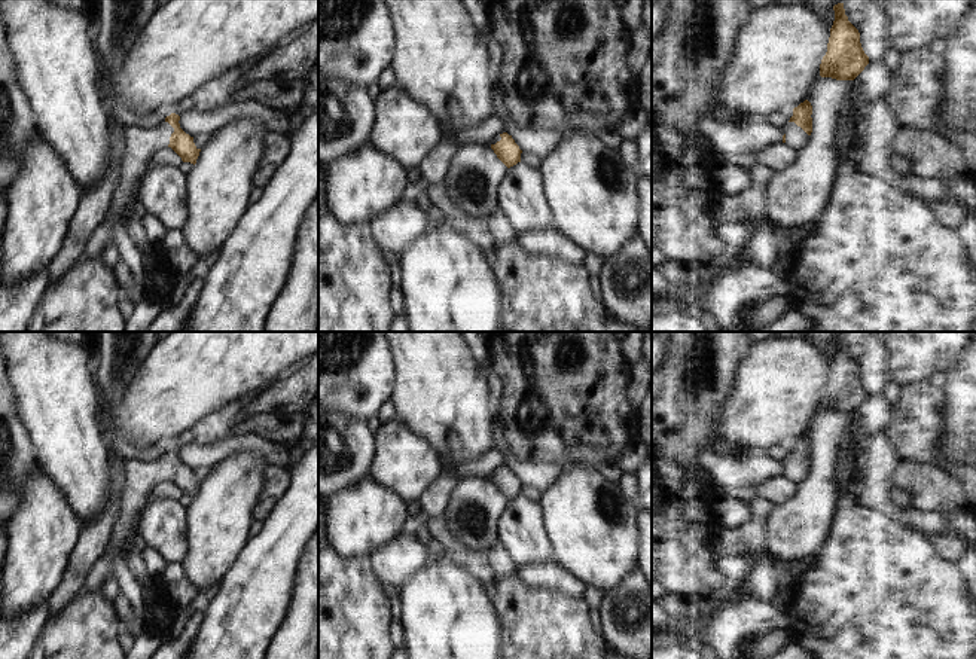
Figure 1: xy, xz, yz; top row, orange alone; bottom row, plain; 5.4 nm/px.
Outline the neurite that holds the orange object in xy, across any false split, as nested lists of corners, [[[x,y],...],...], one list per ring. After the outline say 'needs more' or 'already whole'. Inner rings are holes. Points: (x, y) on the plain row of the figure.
[[[171,446],[149,464],[123,461],[125,486],[121,495],[119,518],[104,555],[89,568],[77,595],[100,592],[103,582],[113,576],[112,555],[115,552],[125,555],[125,550],[131,546],[129,531],[137,524],[153,485],[168,479],[183,495],[196,497],[201,482],[195,479],[193,470],[180,461],[179,454],[180,449]]] | needs more

